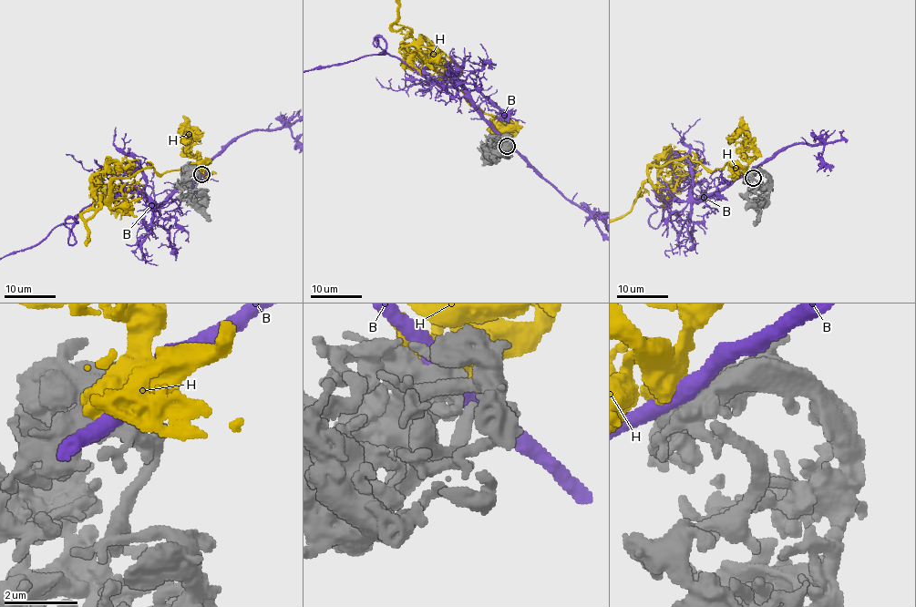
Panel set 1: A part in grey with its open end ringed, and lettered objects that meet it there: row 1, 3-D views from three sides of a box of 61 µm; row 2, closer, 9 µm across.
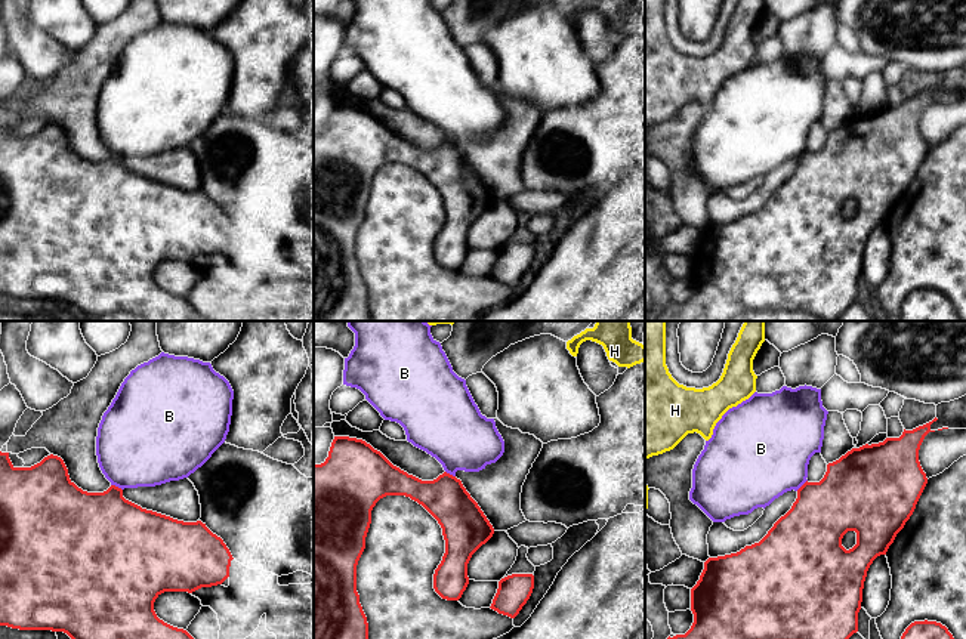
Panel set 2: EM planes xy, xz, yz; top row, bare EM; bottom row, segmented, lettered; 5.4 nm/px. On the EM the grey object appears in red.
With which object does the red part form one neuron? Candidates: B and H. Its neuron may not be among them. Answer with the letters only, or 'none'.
none

